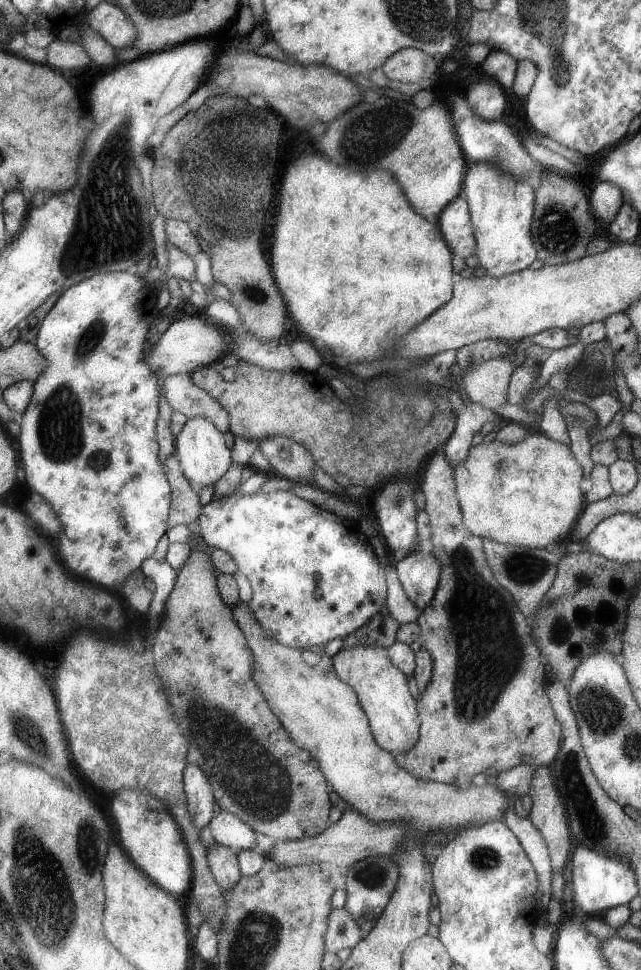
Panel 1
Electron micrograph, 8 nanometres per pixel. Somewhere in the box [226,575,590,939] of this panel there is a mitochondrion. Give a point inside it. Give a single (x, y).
(374, 875)

